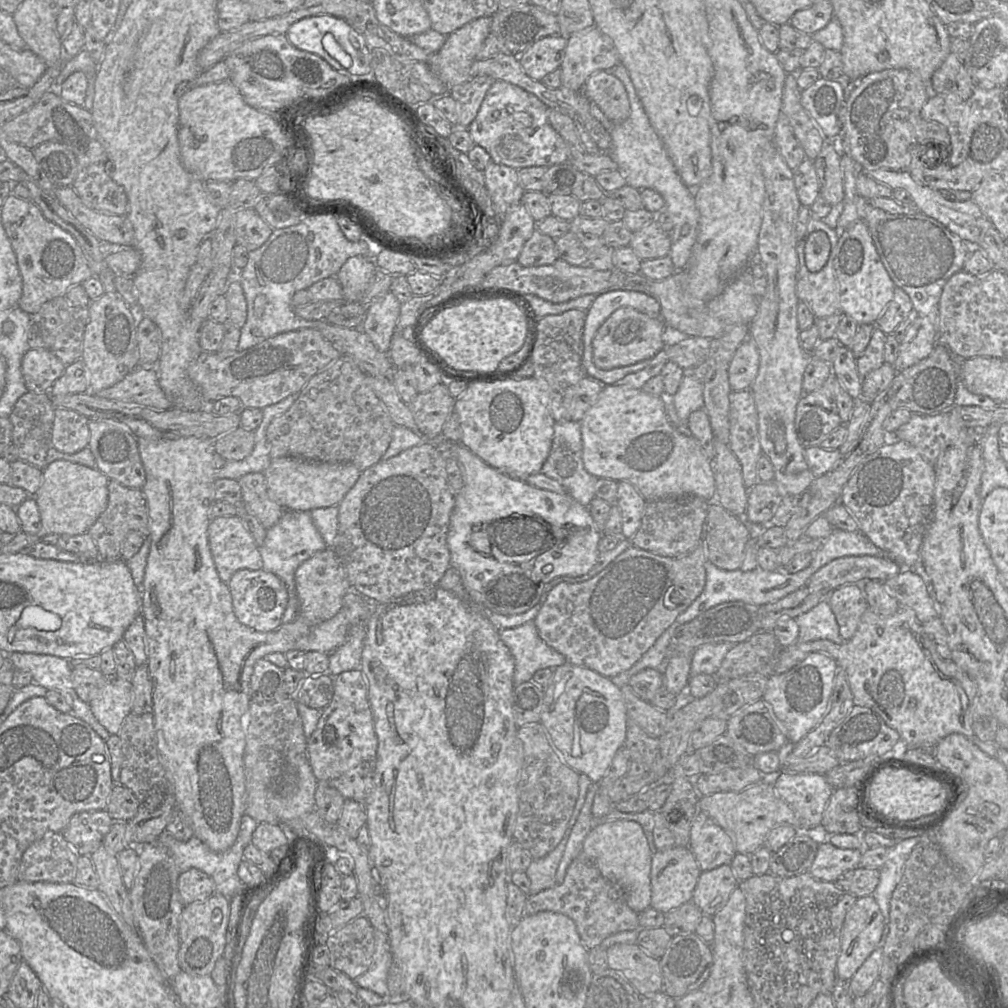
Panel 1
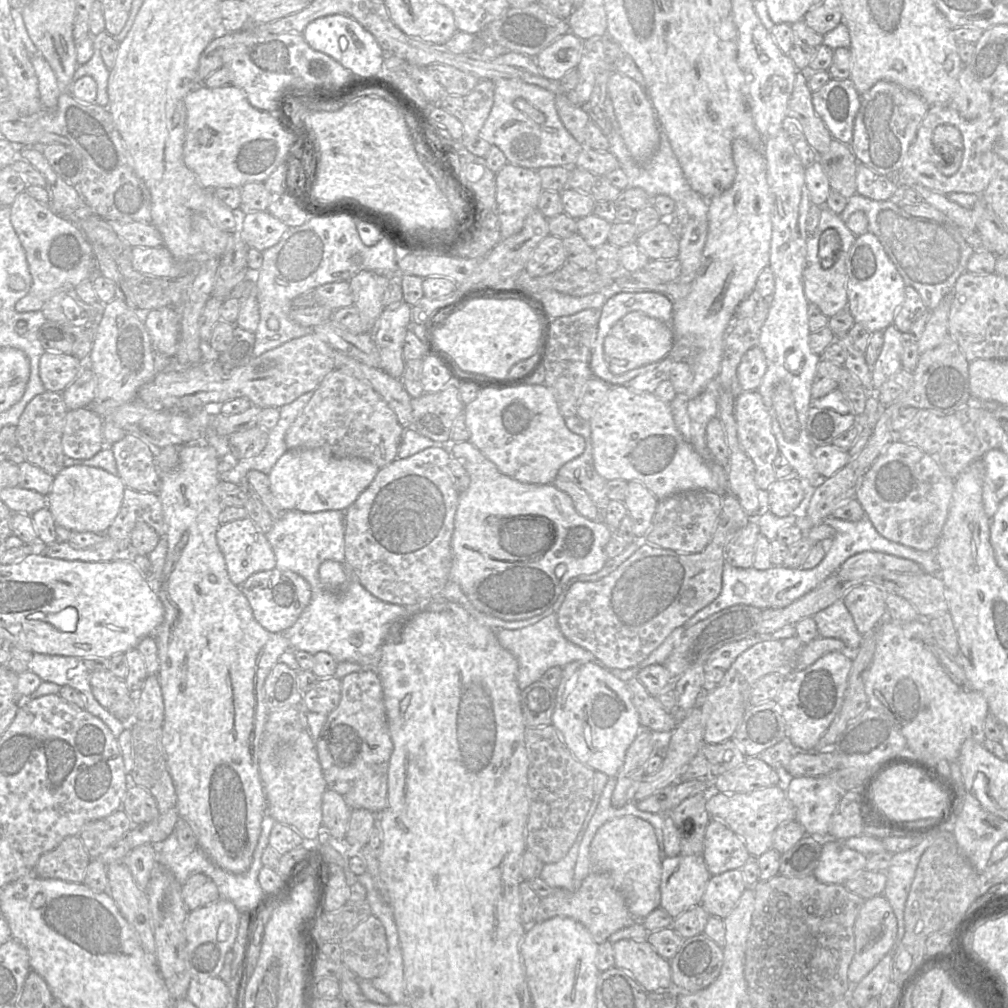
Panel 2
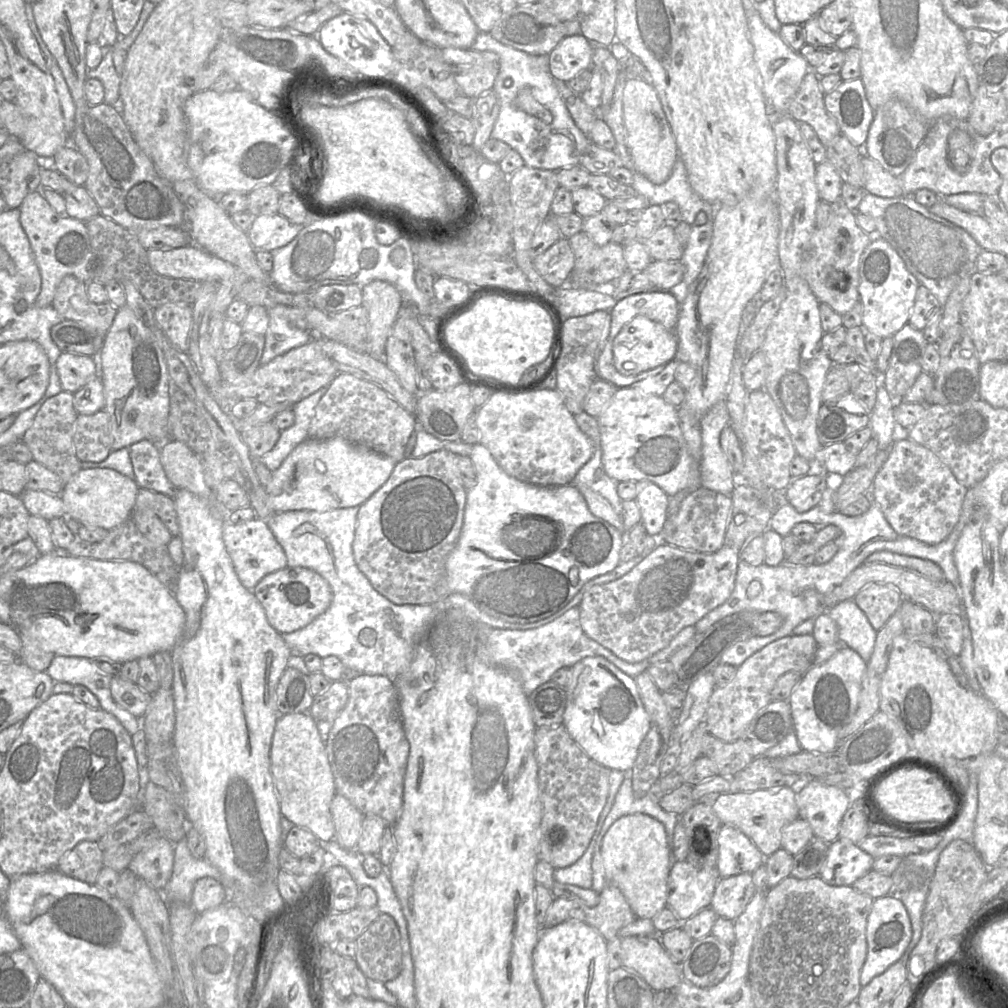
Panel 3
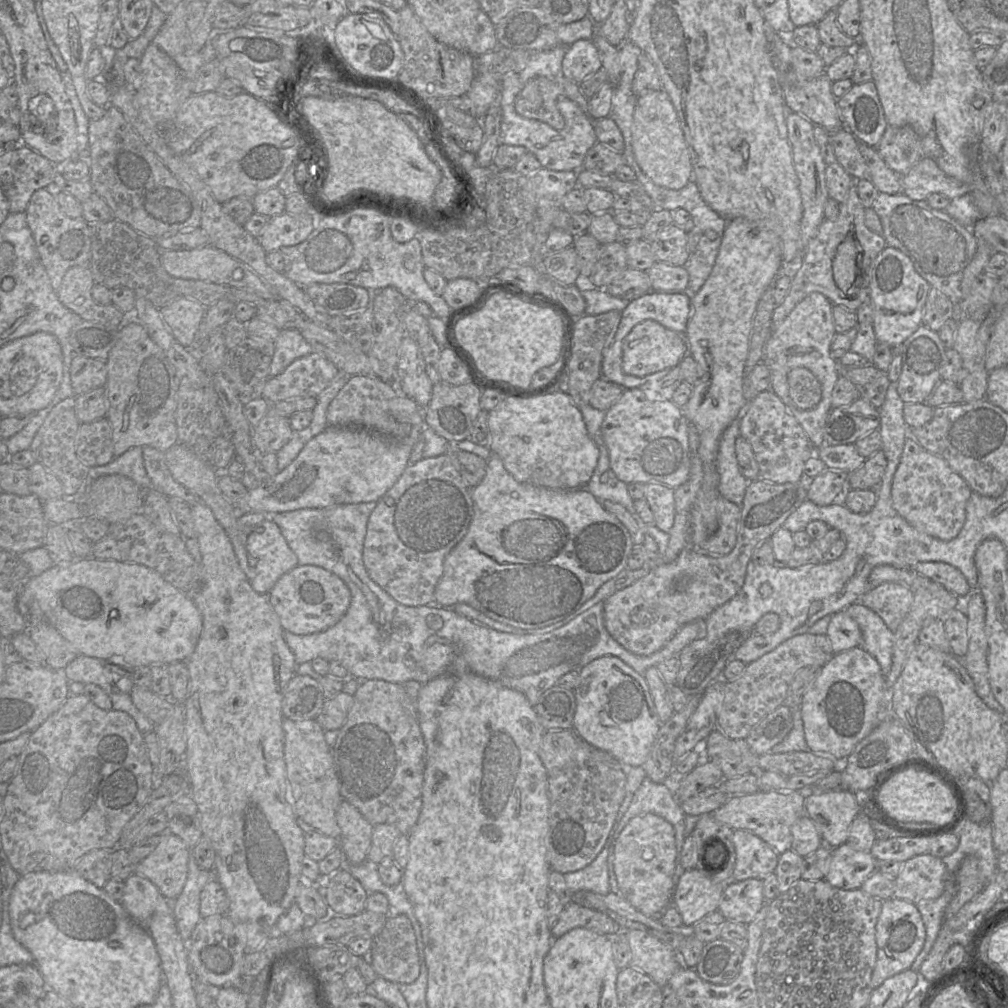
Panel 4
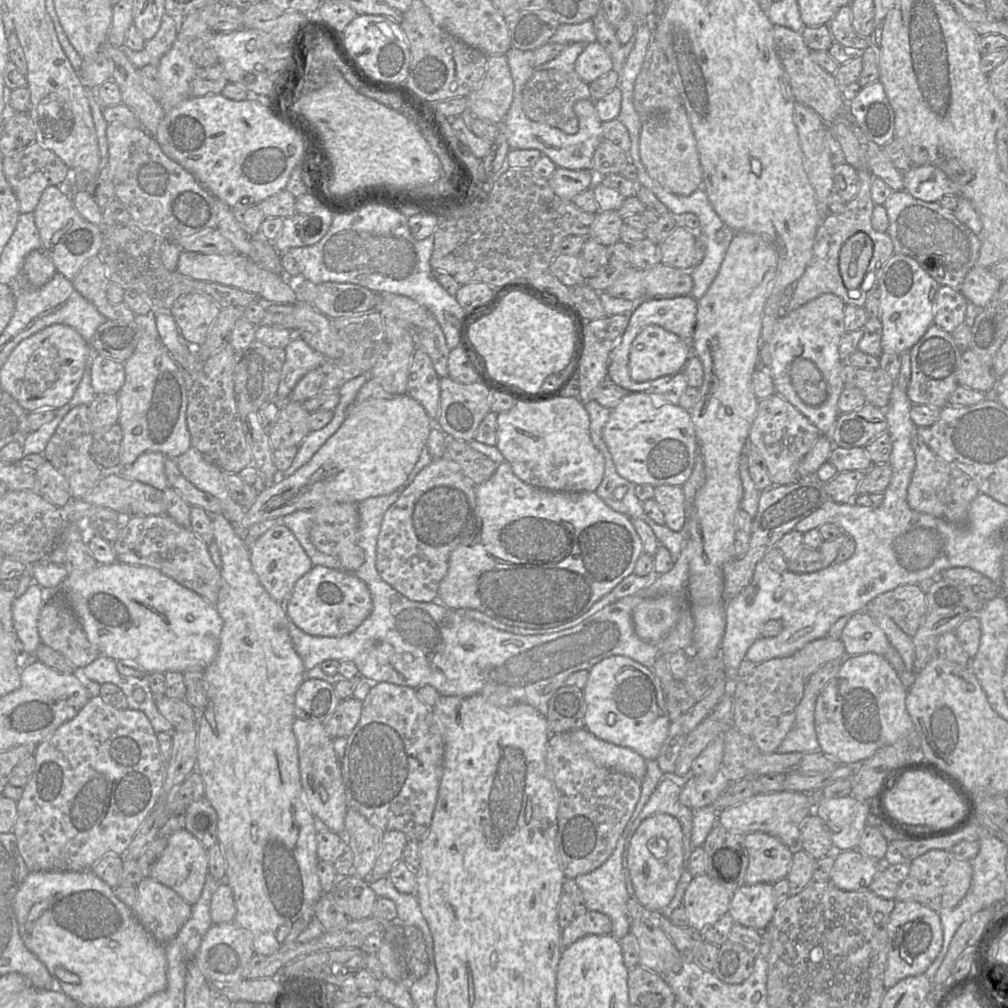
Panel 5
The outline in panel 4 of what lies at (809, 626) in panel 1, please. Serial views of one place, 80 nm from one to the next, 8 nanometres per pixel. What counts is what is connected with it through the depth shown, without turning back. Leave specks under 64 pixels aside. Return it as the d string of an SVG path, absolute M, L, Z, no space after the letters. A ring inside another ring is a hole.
M856 602L845 609L858 624L862 633L861 648L873 656L879 663L884 675L892 666L894 633L872 610Z

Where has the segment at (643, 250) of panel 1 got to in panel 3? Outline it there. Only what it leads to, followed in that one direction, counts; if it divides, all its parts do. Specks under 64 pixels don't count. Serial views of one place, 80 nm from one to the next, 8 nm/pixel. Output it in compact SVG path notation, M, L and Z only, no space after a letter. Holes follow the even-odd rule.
M666 223L644 243L652 260L680 261L683 256L684 246L678 240L674 228Z

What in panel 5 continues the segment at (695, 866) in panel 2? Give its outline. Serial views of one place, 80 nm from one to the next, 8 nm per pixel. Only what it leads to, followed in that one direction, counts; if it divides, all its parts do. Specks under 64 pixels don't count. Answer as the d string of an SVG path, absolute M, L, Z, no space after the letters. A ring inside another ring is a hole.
M707 875L694 876L682 901L689 919L688 927L703 931L728 914L731 894Z

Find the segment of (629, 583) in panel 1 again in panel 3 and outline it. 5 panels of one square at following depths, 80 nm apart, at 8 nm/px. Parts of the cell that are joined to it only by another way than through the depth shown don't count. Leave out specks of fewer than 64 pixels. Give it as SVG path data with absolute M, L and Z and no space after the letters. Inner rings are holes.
M738 483L732 491L732 513L724 543L716 552L698 552L659 543L625 575L613 581L591 586L578 604L580 625L584 633L614 655L630 663L648 659L668 645L684 627L694 625L708 612L724 603L735 587L735 579L744 545L754 536L763 535L769 528L778 495L783 491L764 488L757 491L745 483Z

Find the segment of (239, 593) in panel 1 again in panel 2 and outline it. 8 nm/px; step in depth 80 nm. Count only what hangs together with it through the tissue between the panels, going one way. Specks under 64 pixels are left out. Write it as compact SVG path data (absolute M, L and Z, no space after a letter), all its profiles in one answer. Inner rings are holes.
M290 570L261 571L252 574L240 586L246 596L257 622L266 630L282 633L300 617L311 600L311 588L306 579Z

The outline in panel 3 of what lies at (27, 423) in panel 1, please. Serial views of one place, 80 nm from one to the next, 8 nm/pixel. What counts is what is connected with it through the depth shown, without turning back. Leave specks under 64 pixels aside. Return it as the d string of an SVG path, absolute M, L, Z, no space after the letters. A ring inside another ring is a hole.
M61 391L45 399L37 411L31 427L25 432L21 442L33 455L33 461L45 466L55 473L63 484L84 467L76 454L73 444L74 425L78 413L73 406L73 394Z

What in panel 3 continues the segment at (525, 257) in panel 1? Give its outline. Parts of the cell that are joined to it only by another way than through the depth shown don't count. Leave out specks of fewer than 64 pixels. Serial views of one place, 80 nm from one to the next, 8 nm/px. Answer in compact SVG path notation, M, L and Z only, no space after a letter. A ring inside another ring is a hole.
M559 239L544 253L534 257L533 265L551 286L557 288L567 285L575 269L574 254L568 239Z

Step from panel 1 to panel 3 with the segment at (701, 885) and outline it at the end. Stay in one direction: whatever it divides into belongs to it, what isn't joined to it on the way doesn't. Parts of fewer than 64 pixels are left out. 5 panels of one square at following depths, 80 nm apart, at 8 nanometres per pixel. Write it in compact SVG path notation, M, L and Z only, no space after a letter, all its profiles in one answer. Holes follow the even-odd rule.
M751 873L719 878L710 903L718 917L737 919L756 892Z

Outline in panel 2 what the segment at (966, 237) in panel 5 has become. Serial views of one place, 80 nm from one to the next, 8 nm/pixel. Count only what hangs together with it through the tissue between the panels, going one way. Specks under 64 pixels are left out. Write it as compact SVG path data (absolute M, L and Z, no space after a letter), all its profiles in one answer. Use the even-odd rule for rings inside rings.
M859 194L849 197L840 217L846 221L856 211L862 211L867 216L868 231L878 238L905 285L919 293L927 310L937 308L944 297L951 293L957 279L968 272L968 261L976 250L953 224L912 215L890 200L876 201Z

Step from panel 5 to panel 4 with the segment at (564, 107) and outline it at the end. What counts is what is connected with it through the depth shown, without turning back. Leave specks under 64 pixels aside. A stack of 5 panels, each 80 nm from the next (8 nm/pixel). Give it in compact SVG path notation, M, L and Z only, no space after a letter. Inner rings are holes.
M544 76L530 79L515 98L514 106L518 114L525 118L540 120L554 129L565 126L565 120L557 109L558 97L563 88Z

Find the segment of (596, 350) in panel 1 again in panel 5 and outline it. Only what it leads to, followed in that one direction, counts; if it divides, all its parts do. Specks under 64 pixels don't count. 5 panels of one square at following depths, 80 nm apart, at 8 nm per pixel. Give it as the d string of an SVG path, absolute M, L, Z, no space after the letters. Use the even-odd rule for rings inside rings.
M658 325L646 326L632 342L629 353L629 372L637 382L659 386L684 369L693 353L693 346L678 335Z

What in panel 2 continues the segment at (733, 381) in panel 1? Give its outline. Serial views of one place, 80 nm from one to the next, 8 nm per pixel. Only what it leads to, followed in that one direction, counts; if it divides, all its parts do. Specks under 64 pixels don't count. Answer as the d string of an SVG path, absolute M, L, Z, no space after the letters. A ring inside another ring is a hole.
M758 346L749 349L737 367L736 375L742 391L755 391L767 370L766 357Z

